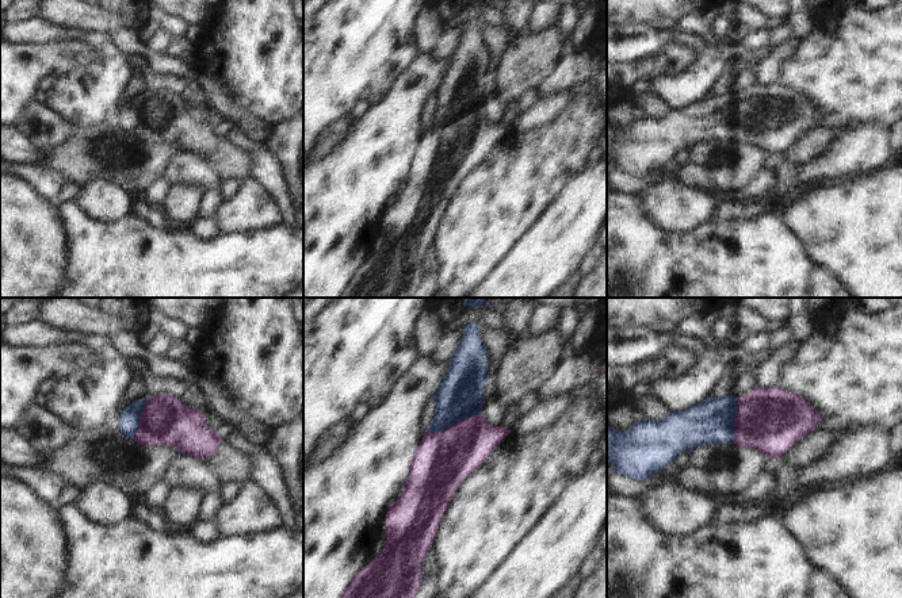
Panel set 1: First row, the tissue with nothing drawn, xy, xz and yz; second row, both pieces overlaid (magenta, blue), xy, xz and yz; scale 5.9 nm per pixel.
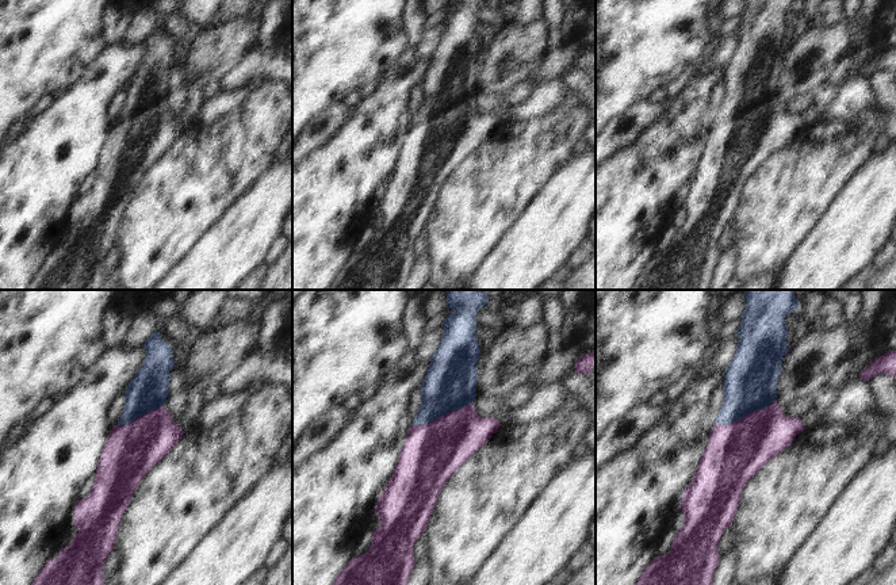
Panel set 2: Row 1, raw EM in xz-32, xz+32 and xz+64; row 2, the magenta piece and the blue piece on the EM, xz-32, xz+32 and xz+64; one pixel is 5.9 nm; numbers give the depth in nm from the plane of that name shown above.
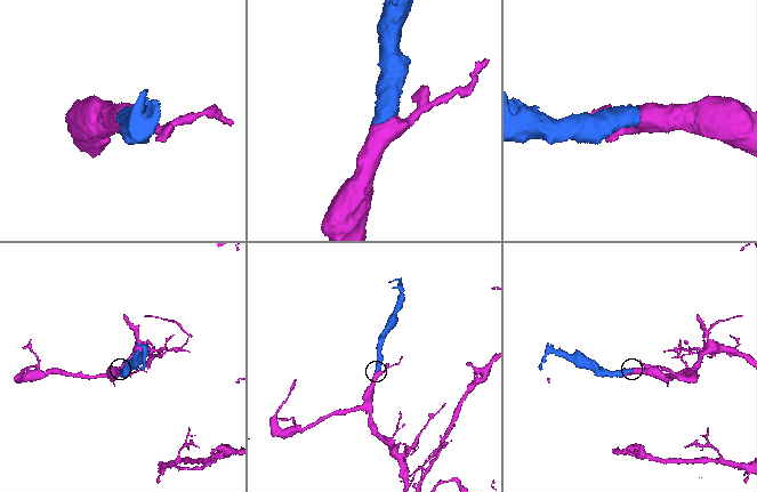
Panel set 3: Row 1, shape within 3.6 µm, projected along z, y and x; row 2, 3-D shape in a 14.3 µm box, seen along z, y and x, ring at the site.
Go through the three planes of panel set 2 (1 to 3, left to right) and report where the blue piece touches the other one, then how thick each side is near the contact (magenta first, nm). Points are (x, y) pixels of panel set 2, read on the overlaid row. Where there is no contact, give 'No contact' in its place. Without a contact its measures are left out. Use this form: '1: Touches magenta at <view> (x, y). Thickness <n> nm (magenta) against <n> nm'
1: Touches magenta at xz-32 (140, 417). Thickness 320 nm (magenta) against 240 nm
2: Touches magenta at xz+32 (441, 416). Thickness 340 nm (magenta) against 300 nm
3: Touches magenta at xz+64 (746, 415). Thickness 340 nm (magenta) against 320 nm

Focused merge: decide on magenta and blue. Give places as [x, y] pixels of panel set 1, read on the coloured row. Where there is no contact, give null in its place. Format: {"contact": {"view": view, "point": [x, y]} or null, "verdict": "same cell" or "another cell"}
{"contact": {"view": "xz", "point": [454, 424]}, "verdict": "same cell"}

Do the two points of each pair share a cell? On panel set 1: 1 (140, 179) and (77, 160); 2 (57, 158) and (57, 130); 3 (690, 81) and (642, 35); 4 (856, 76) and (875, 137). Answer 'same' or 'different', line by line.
1: same
2: different
3: same
4: different

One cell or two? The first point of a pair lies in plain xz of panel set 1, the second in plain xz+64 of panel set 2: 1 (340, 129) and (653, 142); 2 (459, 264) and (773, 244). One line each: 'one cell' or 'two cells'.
1: two cells
2: one cell

